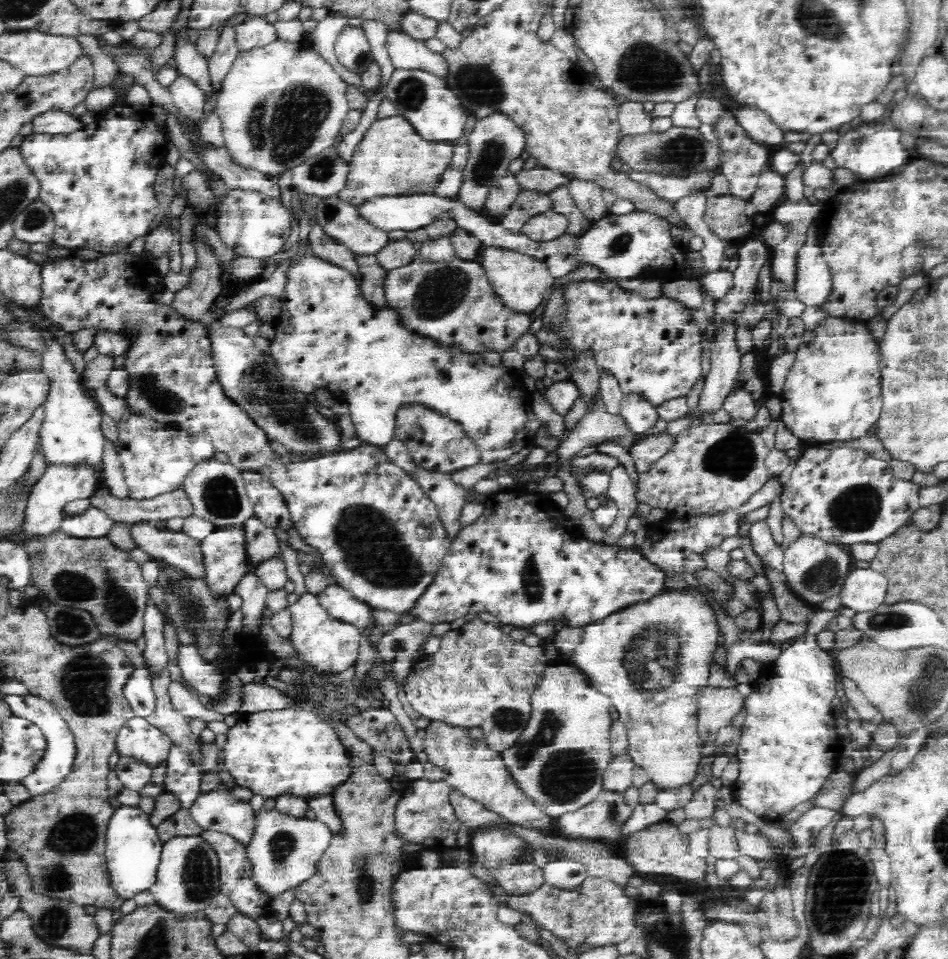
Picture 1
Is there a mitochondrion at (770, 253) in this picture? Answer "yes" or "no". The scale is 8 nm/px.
no

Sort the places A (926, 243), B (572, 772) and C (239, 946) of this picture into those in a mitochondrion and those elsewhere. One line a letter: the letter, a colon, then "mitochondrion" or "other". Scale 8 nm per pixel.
A: mitochondrion
B: mitochondrion
C: other

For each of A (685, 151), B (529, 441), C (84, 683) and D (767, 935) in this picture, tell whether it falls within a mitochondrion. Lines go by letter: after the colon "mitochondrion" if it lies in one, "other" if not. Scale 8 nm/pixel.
A: mitochondrion
B: other
C: mitochondrion
D: other

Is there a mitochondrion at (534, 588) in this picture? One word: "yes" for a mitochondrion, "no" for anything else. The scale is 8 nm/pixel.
yes

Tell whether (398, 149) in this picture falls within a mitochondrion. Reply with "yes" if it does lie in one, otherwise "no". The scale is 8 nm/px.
no

